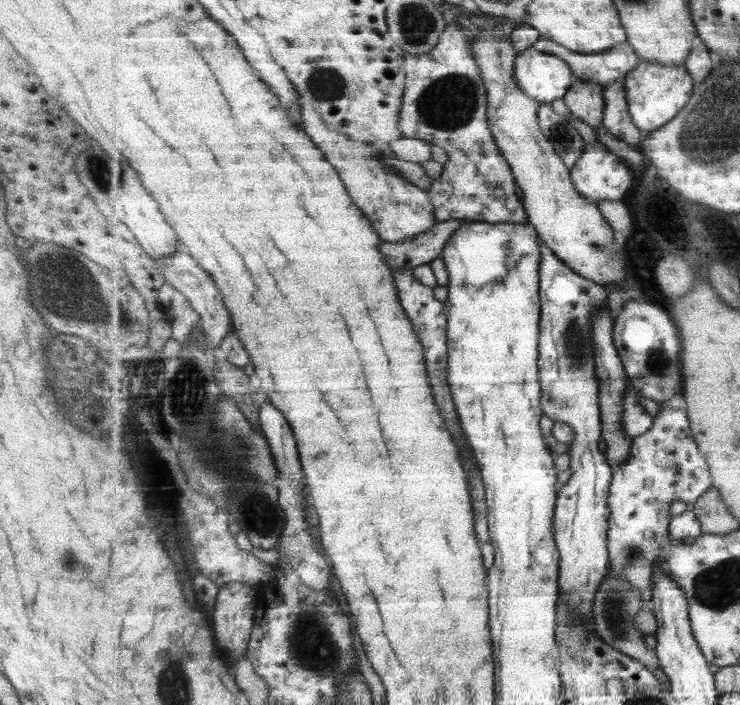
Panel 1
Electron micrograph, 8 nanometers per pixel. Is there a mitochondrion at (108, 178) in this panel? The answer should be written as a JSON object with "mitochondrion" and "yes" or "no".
{"mitochondrion":"yes"}

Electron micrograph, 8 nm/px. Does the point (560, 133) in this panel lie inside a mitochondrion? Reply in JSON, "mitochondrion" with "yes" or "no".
{"mitochondrion":"yes"}

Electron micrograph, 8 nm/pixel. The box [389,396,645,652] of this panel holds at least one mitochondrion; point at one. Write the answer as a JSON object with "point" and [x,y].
{"point":[613,607]}

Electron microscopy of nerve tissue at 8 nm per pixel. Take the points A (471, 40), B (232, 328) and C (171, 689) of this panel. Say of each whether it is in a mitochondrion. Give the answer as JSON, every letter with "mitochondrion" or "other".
{"A":"other","B":"other","C":"mitochondrion"}

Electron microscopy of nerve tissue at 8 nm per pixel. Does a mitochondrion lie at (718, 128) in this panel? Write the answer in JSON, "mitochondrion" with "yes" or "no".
{"mitochondrion":"yes"}

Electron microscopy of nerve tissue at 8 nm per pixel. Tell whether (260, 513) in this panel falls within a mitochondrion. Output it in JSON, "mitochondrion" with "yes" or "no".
{"mitochondrion":"yes"}

